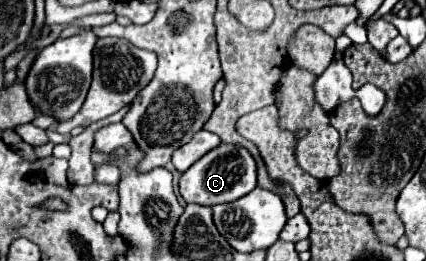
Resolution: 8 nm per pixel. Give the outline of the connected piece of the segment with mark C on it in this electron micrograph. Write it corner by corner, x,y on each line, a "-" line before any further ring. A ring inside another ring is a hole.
219,144
215,150
205,154
199,162
191,166
191,170
181,174
179,180
179,194
185,202
201,204
201,206
215,206
215,204
227,204
233,202
245,194
249,194
257,186
257,174
255,174
255,162
251,154
241,146
231,144

